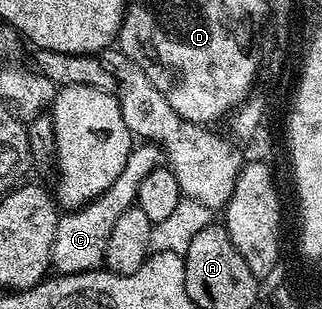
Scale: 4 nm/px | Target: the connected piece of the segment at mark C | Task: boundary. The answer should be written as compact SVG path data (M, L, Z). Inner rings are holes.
M140 143L130 151L126 159L126 167L122 167L122 175L110 183L110 187L95 201L80 209L68 211L61 216L52 248L52 269L57 274L85 273L94 271L104 265L106 242L110 240L110 231L114 231L114 223L131 205L136 204L136 192L142 187L142 179L150 175L150 171L161 168L162 150L155 143Z

